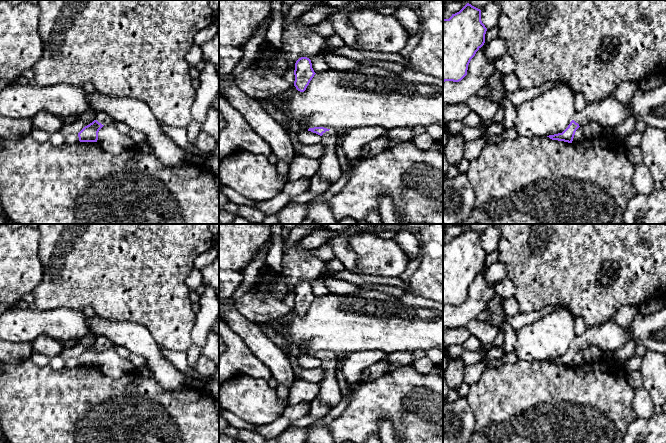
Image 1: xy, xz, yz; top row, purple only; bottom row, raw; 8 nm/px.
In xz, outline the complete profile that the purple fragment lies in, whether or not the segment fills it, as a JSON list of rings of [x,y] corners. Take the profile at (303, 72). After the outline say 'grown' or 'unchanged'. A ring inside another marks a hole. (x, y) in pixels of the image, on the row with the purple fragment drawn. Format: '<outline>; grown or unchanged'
[[[307,57],[299,58],[295,63],[294,86],[300,92],[304,92],[316,73],[312,68],[311,60]]]; unchanged

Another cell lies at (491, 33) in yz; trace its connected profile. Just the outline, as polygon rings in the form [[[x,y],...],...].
[[[498,26],[491,27],[487,29],[485,34],[485,43],[489,43],[493,39],[498,37]]]

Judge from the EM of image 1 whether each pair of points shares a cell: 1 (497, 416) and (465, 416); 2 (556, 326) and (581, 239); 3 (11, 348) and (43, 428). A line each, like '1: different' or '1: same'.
1: different
2: different
3: different

